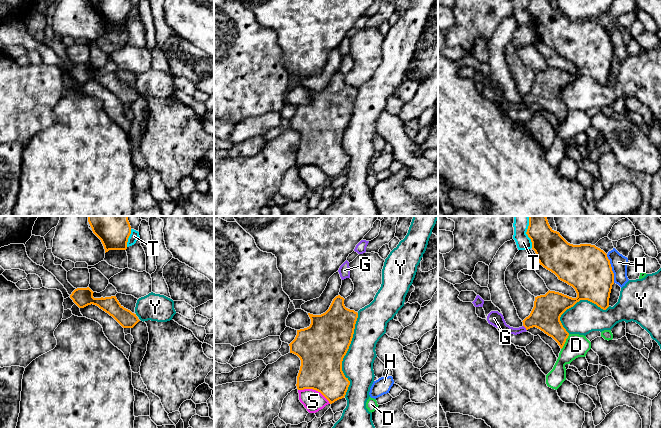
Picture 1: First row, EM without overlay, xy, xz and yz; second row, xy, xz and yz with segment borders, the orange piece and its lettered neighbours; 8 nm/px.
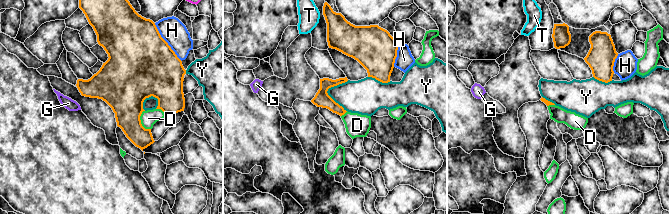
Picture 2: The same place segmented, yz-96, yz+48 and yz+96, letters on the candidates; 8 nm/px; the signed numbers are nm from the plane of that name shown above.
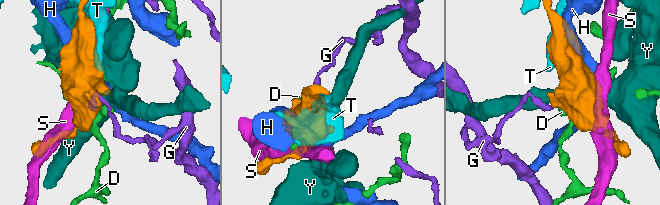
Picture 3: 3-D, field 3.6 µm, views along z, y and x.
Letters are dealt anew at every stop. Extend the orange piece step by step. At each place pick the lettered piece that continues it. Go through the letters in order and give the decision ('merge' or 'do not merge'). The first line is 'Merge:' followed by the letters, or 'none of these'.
Merge: none of these
D: do not merge
G: do not merge
H: do not merge
S: do not merge
T: do not merge
Y: do not merge

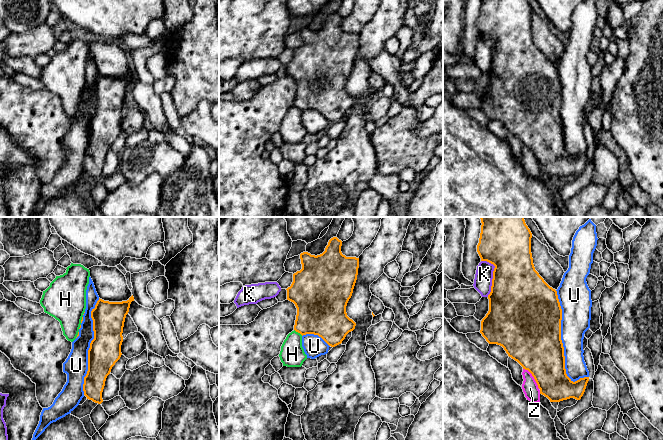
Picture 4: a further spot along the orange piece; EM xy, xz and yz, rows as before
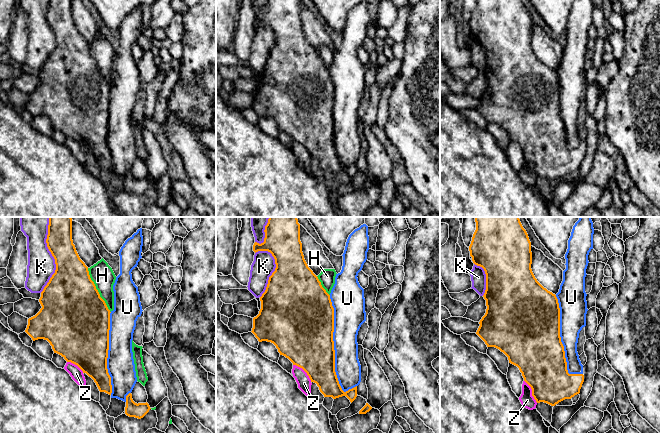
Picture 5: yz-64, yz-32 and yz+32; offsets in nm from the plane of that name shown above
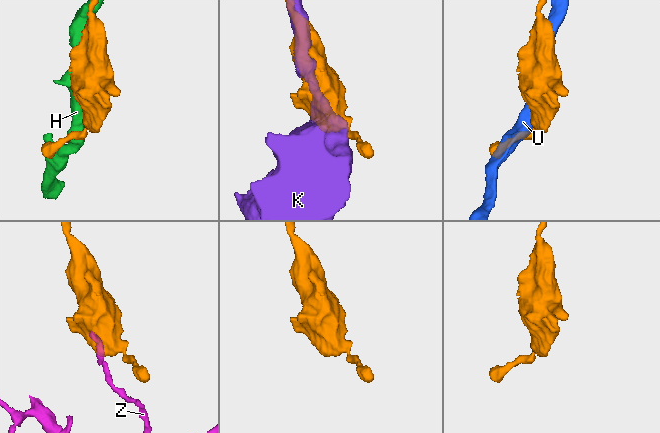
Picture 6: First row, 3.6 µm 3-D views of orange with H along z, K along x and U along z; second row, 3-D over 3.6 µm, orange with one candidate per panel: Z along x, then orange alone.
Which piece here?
Merge: none of these
H: do not merge
K: do not merge
U: do not merge
Z: do not merge

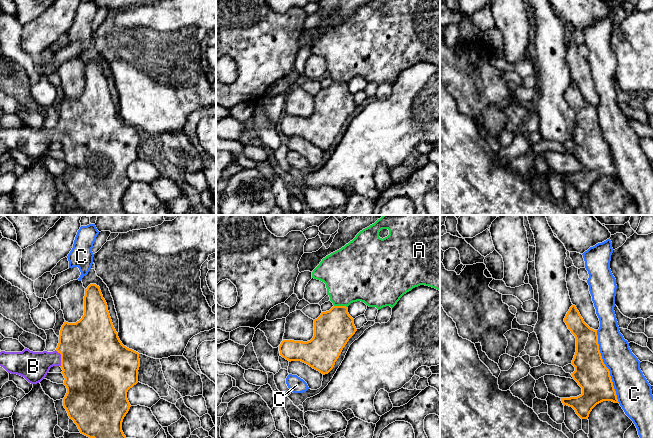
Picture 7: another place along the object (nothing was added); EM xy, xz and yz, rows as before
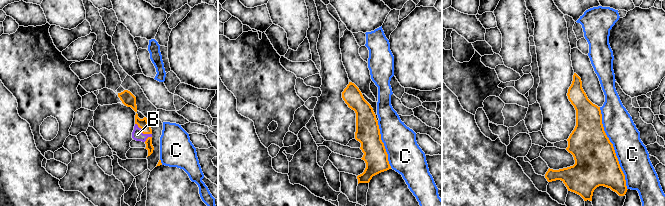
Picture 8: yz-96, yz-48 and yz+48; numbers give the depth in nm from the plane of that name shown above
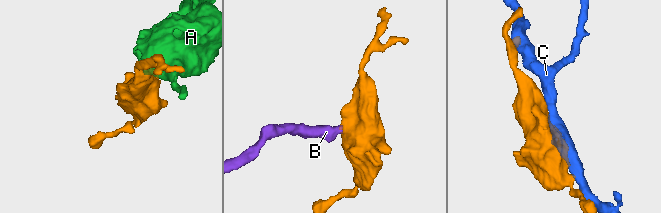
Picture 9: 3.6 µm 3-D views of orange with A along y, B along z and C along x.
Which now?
Merge: B
A: do not merge
B: merge
C: do not merge

